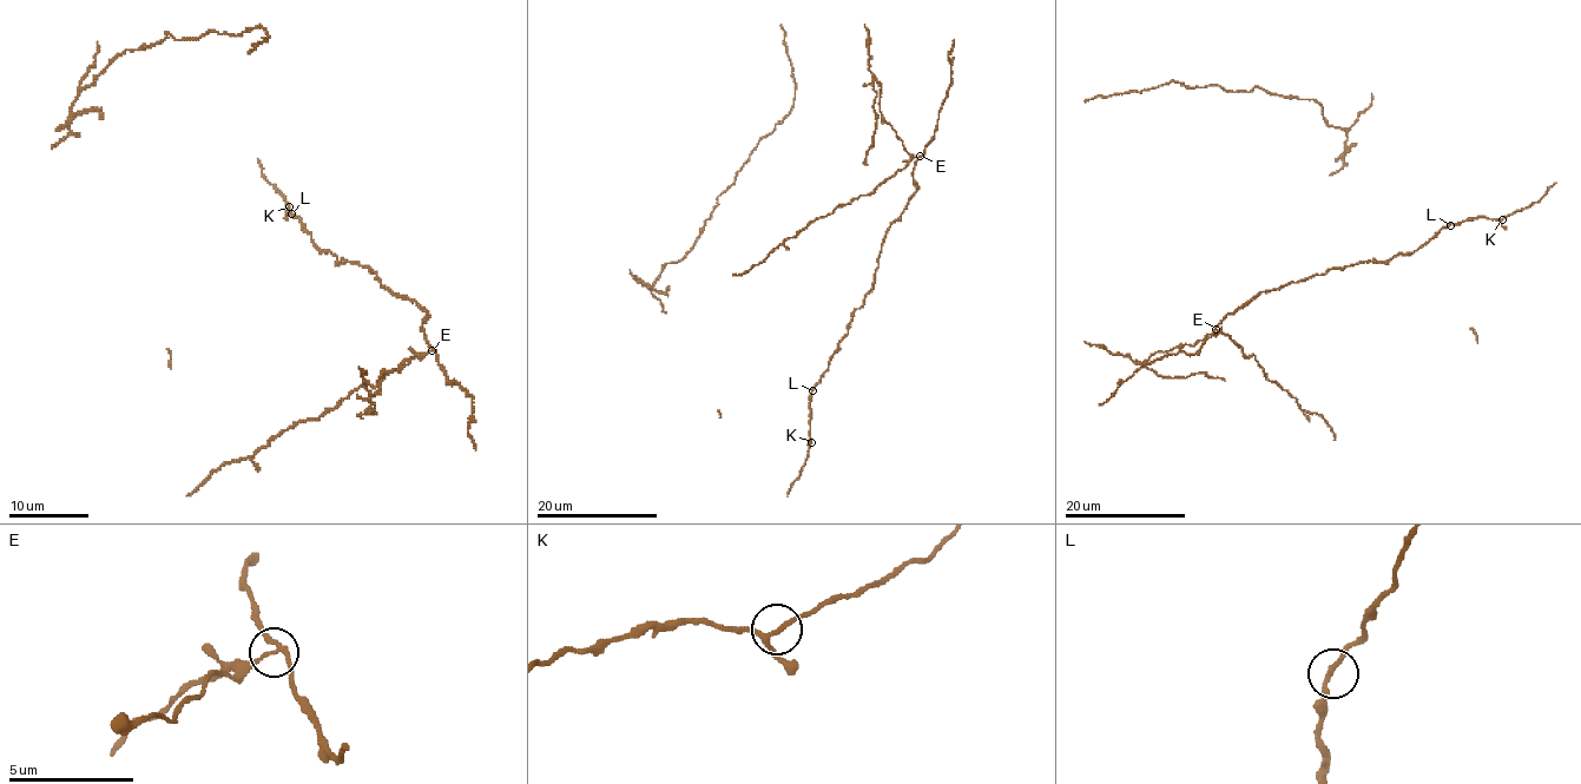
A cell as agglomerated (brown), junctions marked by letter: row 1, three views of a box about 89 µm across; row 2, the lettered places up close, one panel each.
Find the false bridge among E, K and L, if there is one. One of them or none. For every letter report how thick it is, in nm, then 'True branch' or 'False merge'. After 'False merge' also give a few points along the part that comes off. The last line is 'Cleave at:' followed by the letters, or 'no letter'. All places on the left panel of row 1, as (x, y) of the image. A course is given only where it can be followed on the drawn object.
E: Thickness 160 nm. False merge
K: Thickness 170 nm. True branch
L: Thickness 190 nm. True branch
Cleave at: E

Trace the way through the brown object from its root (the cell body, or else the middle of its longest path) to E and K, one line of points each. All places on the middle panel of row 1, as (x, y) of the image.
E: (811, 389), (873, 288), (885, 231), (916, 190), (913, 168), (921, 156)
K: (811, 389), (811, 442)

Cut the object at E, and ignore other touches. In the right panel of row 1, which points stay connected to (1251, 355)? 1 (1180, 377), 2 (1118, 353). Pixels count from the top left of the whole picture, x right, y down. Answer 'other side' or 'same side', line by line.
1: same side
2: same side

